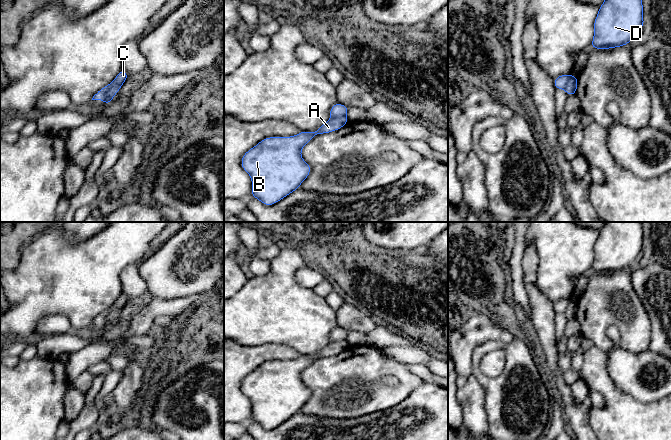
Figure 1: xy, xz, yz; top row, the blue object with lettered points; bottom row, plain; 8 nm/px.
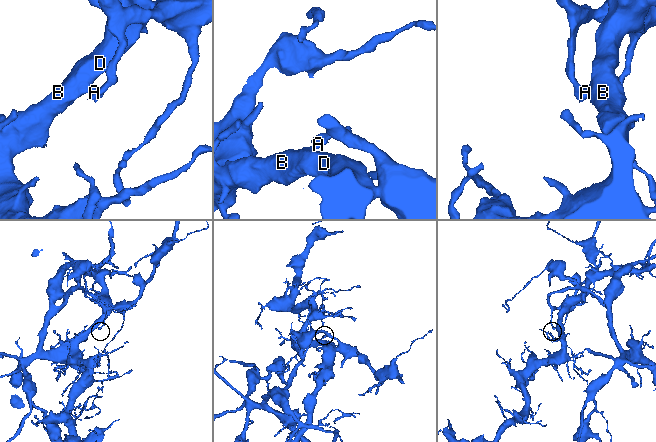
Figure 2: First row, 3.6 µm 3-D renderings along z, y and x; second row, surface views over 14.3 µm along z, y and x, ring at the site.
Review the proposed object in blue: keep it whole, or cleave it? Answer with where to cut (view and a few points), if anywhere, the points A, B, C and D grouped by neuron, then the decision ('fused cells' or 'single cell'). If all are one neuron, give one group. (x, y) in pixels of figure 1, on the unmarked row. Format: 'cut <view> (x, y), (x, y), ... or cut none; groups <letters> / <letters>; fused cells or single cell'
cut xy (121, 308), (111, 310), (104, 324); groups A B D / C; fused cells

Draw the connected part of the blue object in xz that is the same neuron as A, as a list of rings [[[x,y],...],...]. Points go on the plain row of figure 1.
[[[346,340],[333,341],[315,356],[301,355],[290,361],[268,361],[248,374],[241,383],[241,390],[251,401],[251,418],[264,429],[273,429],[299,412],[311,396],[311,390],[301,381],[301,374],[315,360],[334,356],[349,345]]]

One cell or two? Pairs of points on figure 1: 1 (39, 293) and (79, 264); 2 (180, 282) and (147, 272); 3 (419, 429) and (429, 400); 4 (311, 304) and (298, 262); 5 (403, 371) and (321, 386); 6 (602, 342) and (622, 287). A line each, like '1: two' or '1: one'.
1: one
2: one
3: one
4: one
5: one
6: one

